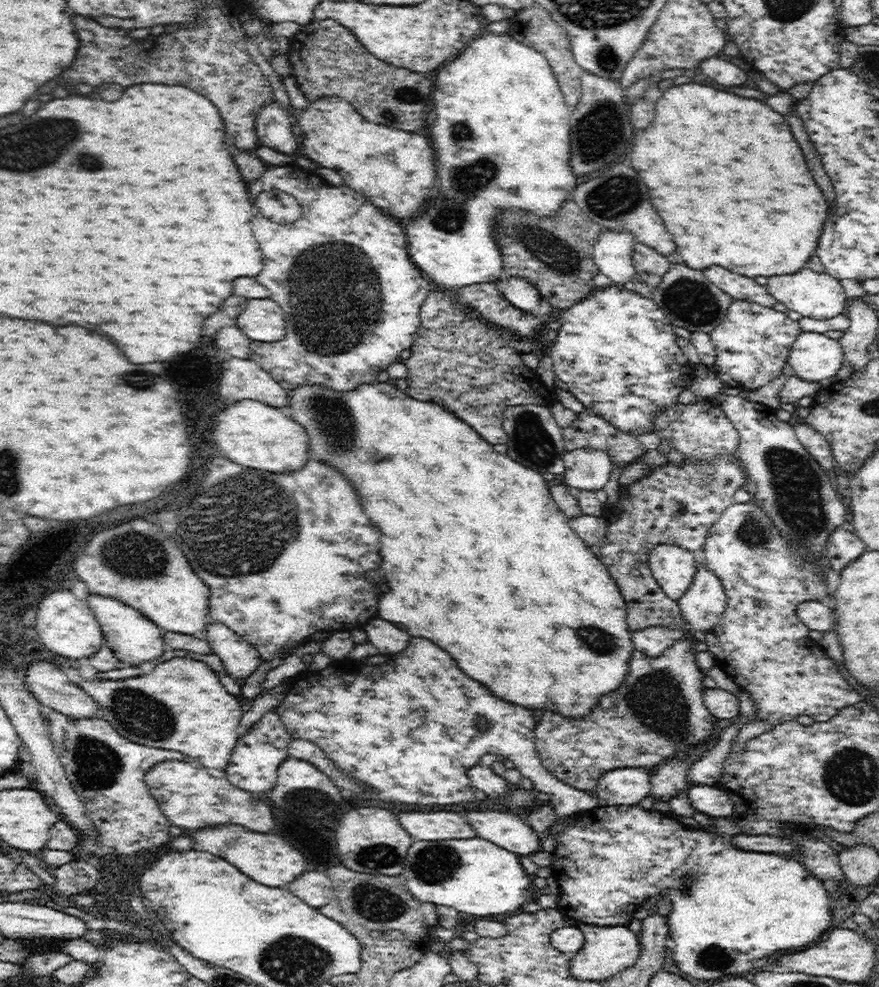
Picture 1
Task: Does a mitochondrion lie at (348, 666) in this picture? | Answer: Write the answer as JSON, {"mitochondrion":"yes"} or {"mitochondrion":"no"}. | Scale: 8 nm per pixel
{"mitochondrion":"no"}

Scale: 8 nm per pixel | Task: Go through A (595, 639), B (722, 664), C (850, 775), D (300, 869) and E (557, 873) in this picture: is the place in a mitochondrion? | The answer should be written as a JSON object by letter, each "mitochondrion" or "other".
{"A":"mitochondrion","B":"other","C":"mitochondrion","D":"other","E":"other"}

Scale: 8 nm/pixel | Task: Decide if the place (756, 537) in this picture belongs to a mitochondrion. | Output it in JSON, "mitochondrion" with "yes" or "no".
{"mitochondrion":"yes"}

